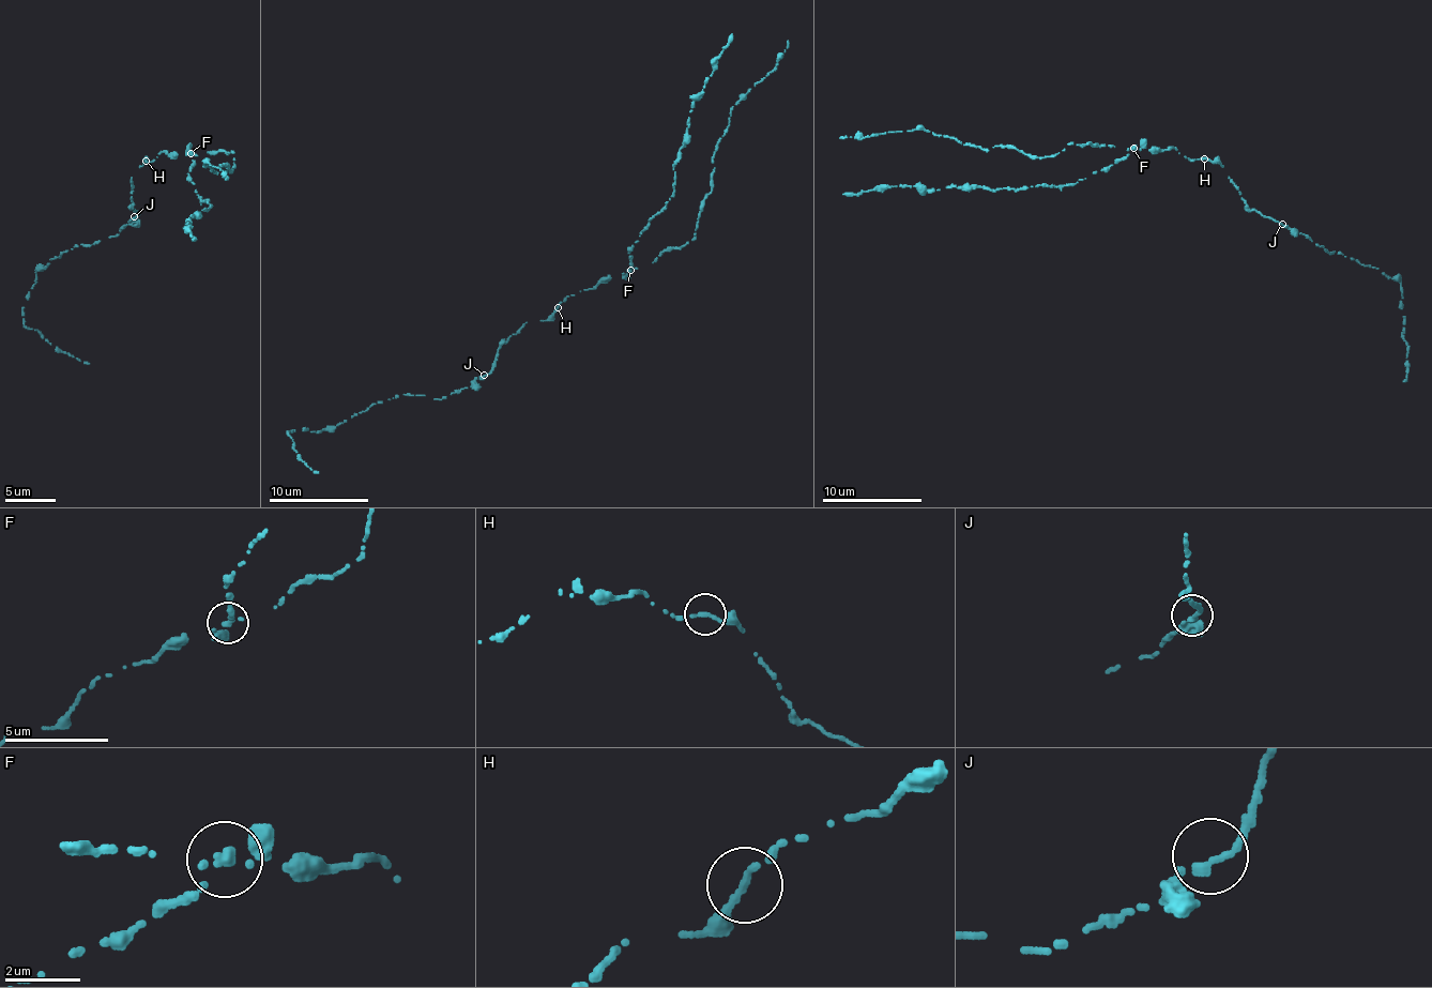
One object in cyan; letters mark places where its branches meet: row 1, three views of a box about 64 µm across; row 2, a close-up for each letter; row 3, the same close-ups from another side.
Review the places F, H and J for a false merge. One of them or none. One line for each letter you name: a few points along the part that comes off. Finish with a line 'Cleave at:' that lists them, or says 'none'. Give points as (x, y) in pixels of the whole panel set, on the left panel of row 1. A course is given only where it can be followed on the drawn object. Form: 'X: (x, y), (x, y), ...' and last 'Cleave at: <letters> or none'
F: (191, 153), (193, 164), (189, 180), (211, 208), (189, 218), (191, 226), (185, 228), (193, 241)
Cleave at: F

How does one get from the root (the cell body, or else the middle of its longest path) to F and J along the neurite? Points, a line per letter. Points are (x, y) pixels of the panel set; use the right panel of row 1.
F: (1204, 158), (1187, 158), (1173, 148), (1135, 147)
J: (1204, 158), (1221, 165), (1230, 181), (1240, 191), (1246, 206), (1282, 224)

